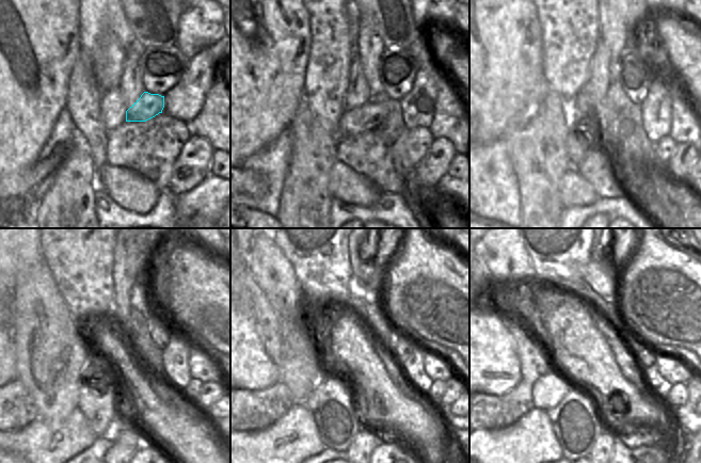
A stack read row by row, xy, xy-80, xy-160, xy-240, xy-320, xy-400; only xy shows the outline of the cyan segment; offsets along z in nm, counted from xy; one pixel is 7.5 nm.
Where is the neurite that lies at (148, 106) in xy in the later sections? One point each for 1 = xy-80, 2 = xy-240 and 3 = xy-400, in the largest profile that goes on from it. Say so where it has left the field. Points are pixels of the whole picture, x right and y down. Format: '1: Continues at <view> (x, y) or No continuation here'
1: Continues at xy-80 (365, 118)
2: Continues at xy-240 (98, 388)
3: Continues at xy-400 (576, 424).

